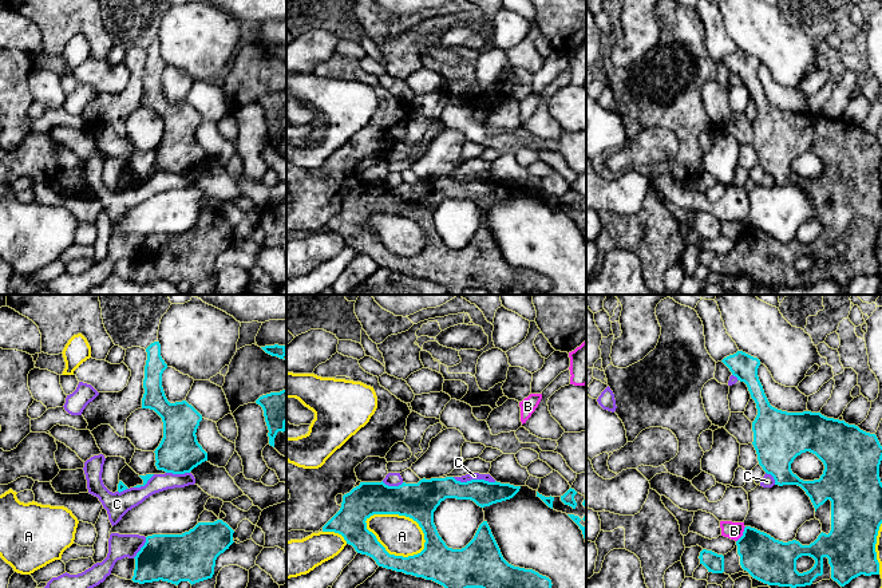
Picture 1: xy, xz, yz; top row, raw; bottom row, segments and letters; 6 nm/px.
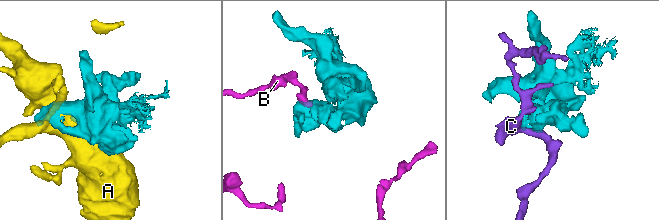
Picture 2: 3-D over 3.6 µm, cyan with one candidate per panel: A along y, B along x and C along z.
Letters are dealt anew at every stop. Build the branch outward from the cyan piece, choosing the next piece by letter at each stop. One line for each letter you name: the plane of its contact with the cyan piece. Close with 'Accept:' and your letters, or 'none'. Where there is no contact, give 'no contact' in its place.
Accept: none

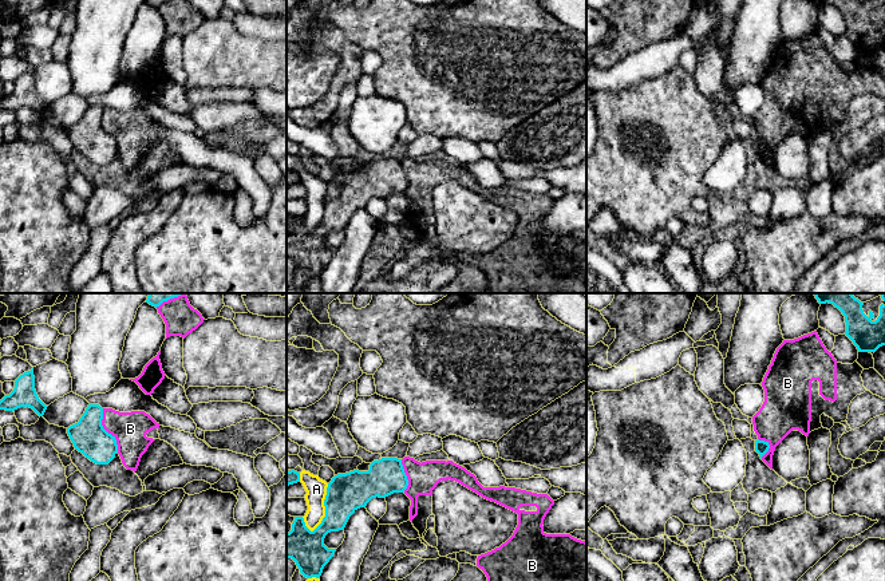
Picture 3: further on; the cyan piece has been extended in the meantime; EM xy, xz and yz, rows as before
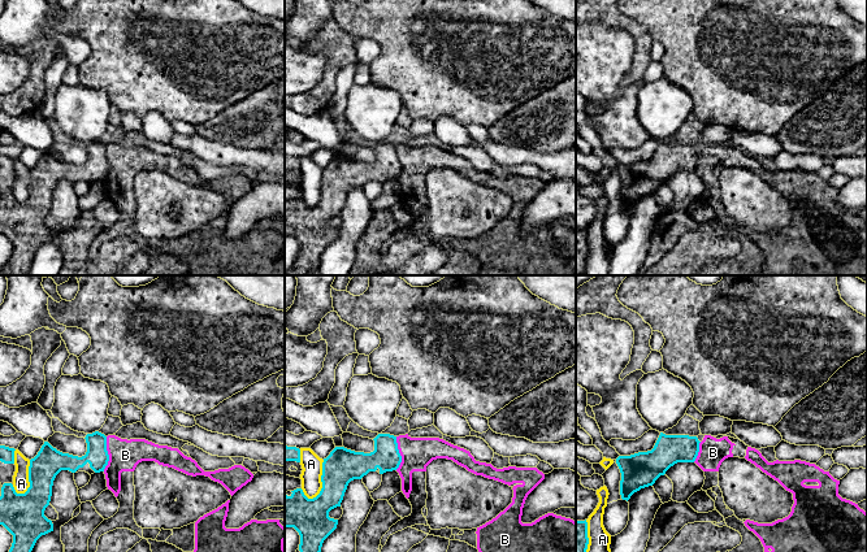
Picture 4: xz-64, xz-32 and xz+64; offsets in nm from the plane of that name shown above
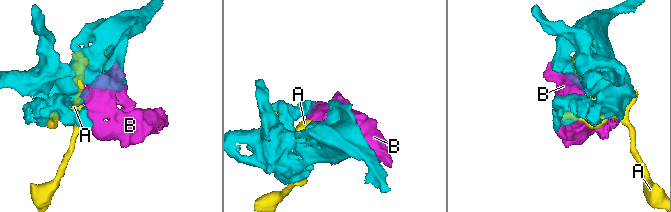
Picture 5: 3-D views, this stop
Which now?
Accept: none

